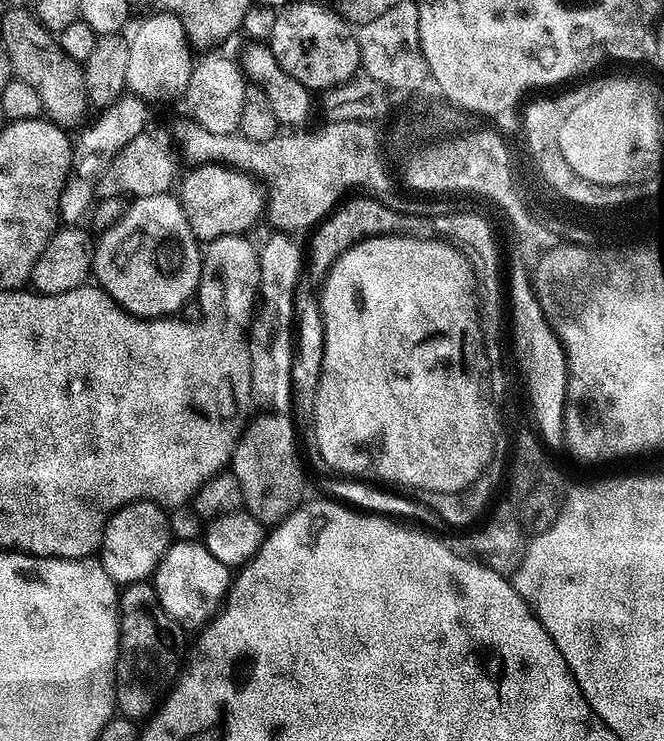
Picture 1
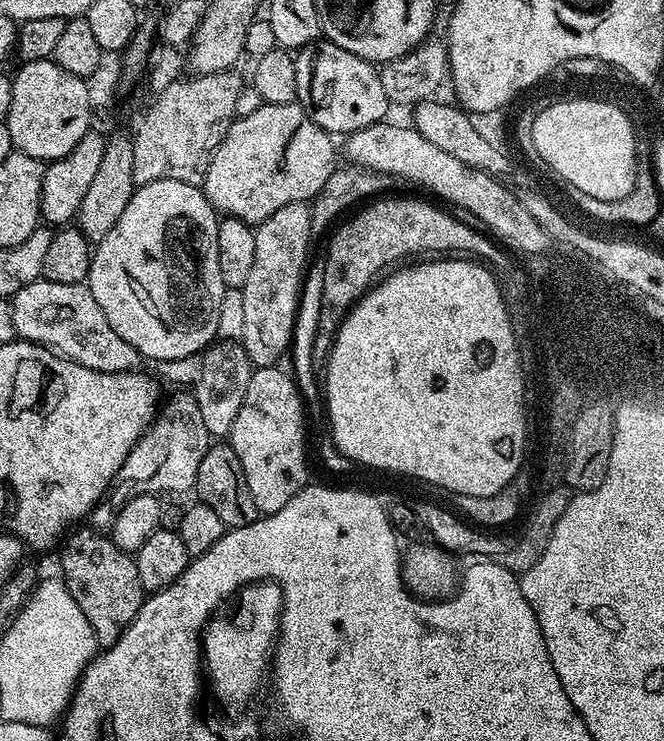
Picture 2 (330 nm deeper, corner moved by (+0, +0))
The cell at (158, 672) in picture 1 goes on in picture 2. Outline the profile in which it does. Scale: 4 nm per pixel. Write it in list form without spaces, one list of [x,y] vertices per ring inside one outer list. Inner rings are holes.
[[[91,526],[77,527],[67,537],[63,548],[59,575],[66,590],[70,590],[74,602],[78,602],[82,614],[86,614],[97,645],[101,649],[114,646],[114,642],[118,642],[120,635],[130,626],[146,599],[133,553],[123,552],[112,541],[111,535],[96,532]]]

